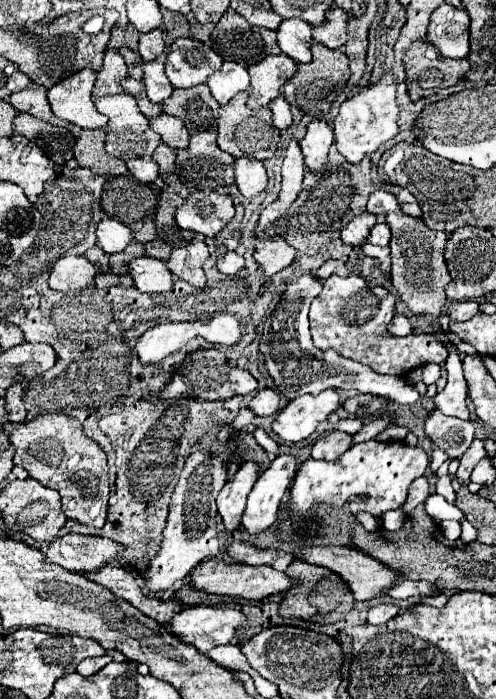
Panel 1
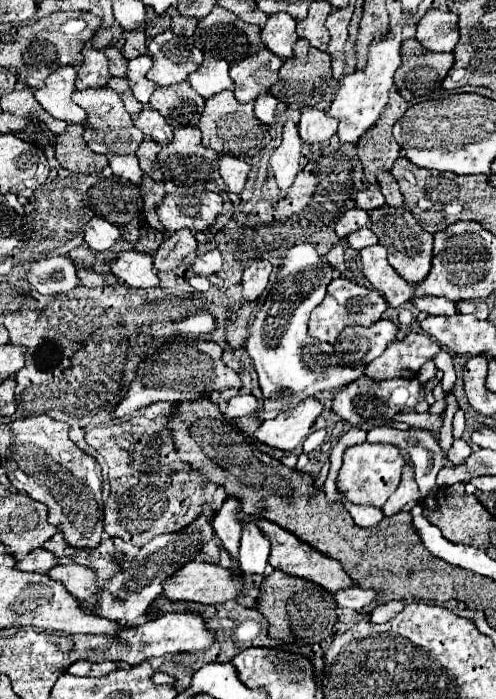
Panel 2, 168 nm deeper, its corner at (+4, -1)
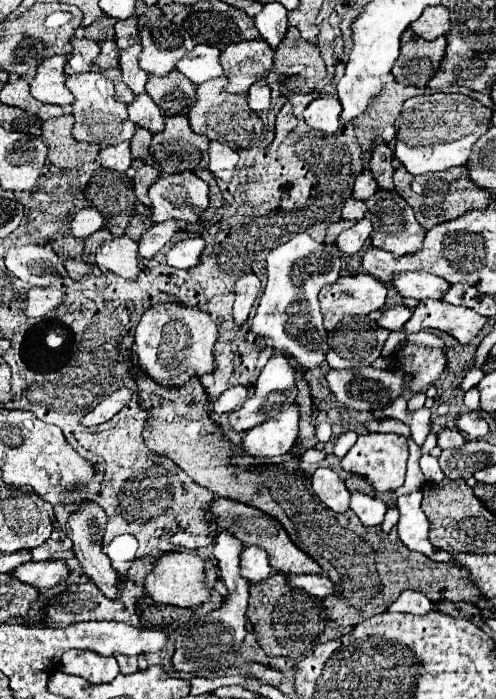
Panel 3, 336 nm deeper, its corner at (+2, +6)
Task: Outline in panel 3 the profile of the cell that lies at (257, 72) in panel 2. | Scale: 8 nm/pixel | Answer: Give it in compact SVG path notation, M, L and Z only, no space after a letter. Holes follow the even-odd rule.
M263 39L229 45L219 57L223 73L227 77L225 91L247 93L253 83L265 79L265 73L269 73L273 65L273 53L275 51Z

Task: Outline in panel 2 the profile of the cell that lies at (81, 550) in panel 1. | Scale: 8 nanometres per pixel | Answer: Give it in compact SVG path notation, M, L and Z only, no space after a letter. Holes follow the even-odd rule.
M35 548L35 552L31 552L27 558L17 562L17 568L25 572L49 572L57 564L59 564L59 558L51 550Z

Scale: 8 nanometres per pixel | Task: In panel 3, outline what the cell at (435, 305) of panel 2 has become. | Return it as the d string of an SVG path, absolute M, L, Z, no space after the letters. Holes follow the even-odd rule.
M405 271L393 275L393 287L401 297L411 299L441 299L449 283L437 275L423 273L423 271Z

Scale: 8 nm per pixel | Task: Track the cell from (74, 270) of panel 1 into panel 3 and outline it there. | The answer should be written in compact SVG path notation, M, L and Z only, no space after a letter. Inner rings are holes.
M23 245L9 247L5 255L5 267L17 279L29 285L51 285L57 277L65 277L65 267L51 245Z

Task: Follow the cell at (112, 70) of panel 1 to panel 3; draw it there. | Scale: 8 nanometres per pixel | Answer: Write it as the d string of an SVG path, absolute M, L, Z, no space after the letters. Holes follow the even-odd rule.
M77 37L71 39L71 45L73 45L73 51L67 59L65 73L71 75L71 73L91 71L93 69L93 59L99 55L99 45L91 39L77 39Z

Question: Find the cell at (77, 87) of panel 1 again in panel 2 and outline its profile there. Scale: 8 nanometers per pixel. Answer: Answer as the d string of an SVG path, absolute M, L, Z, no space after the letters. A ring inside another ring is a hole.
M73 66L59 68L59 72L47 76L45 86L35 92L35 98L53 118L65 120L69 124L71 122L83 124L87 120L87 112L73 102L75 80L77 80L77 70Z

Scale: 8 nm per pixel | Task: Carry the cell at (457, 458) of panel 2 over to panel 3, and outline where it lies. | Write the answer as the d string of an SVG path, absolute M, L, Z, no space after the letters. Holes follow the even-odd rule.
M445 427L443 431L439 431L439 439L437 439L437 445L441 449L449 449L449 447L461 447L465 443L465 437L453 429L453 427Z

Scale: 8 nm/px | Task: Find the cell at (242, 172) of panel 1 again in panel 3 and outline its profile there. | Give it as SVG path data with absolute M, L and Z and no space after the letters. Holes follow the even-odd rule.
M211 141L211 145L209 145L209 171L215 177L229 181L233 177L237 161L239 161L237 151L233 151L231 147L227 147L219 141Z

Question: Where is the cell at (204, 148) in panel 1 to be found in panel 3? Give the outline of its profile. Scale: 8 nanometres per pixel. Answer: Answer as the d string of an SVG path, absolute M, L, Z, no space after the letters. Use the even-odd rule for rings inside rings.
M187 113L165 117L165 129L151 139L149 157L161 173L181 173L207 167L209 139L205 135L195 135L185 115Z

